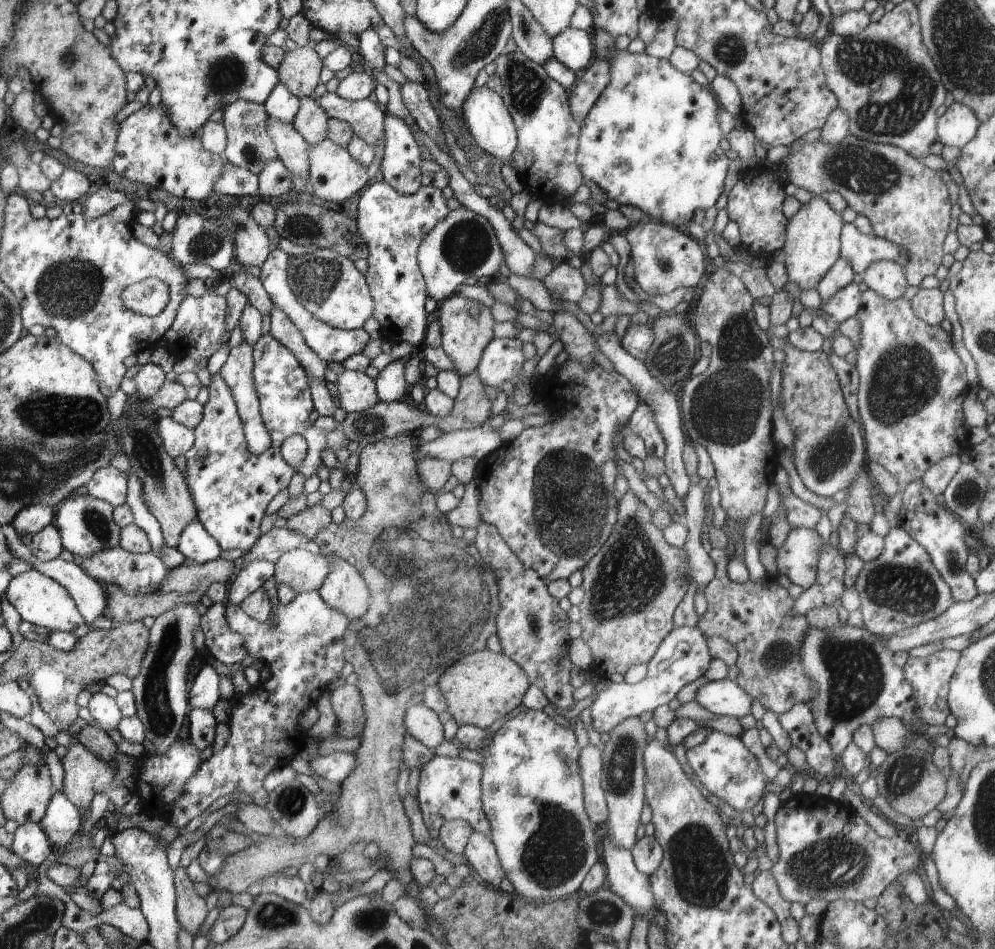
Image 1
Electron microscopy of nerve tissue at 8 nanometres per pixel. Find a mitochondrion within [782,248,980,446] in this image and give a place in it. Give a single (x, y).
(904, 377)

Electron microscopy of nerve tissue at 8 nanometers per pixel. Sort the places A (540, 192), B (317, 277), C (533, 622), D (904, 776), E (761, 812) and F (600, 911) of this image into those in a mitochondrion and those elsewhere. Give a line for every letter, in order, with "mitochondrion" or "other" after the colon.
A: other
B: mitochondrion
C: mitochondrion
D: mitochondrion
E: other
F: mitochondrion

